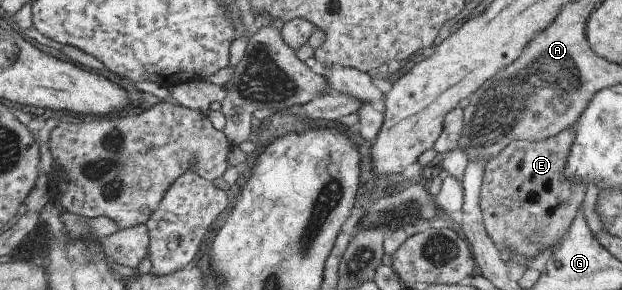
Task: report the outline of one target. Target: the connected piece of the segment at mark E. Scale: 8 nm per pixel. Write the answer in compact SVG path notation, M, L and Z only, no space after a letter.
M568 127L535 143L510 141L497 157L486 163L479 207L485 231L503 256L504 252L515 251L531 261L545 251L556 249L569 231L586 192L583 183L575 183L563 173L573 139L575 133Z

